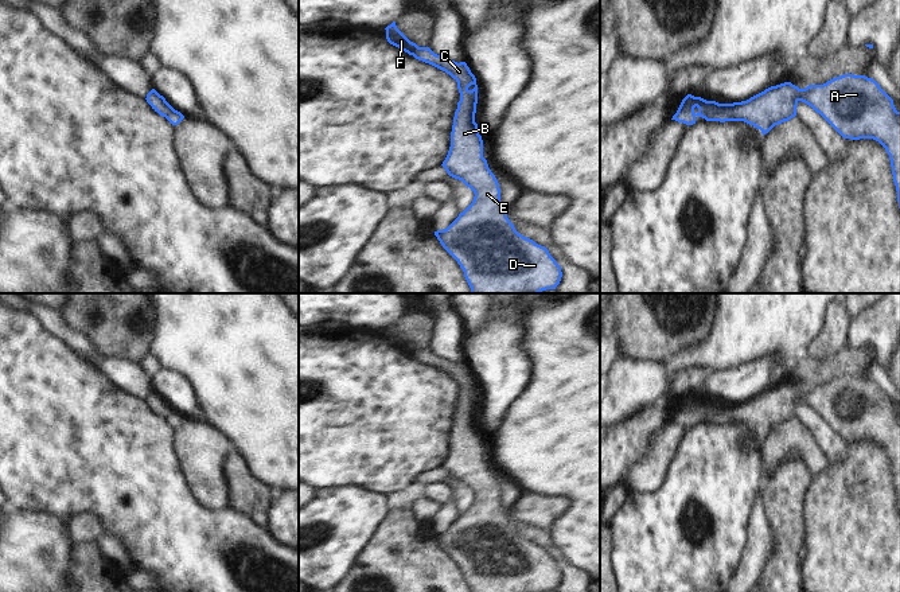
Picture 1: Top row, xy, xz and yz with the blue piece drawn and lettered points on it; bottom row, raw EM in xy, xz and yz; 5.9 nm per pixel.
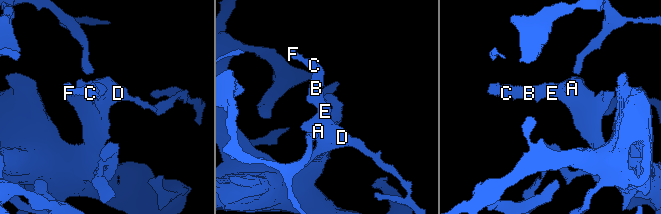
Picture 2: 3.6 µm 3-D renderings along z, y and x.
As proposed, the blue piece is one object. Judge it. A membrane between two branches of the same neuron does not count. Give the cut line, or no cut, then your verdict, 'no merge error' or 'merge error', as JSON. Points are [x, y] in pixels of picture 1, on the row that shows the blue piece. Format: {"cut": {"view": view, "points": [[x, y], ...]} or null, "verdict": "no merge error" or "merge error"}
{"cut": null, "verdict": "no merge error"}

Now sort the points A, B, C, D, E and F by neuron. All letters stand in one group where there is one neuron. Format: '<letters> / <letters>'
A B C D E F

